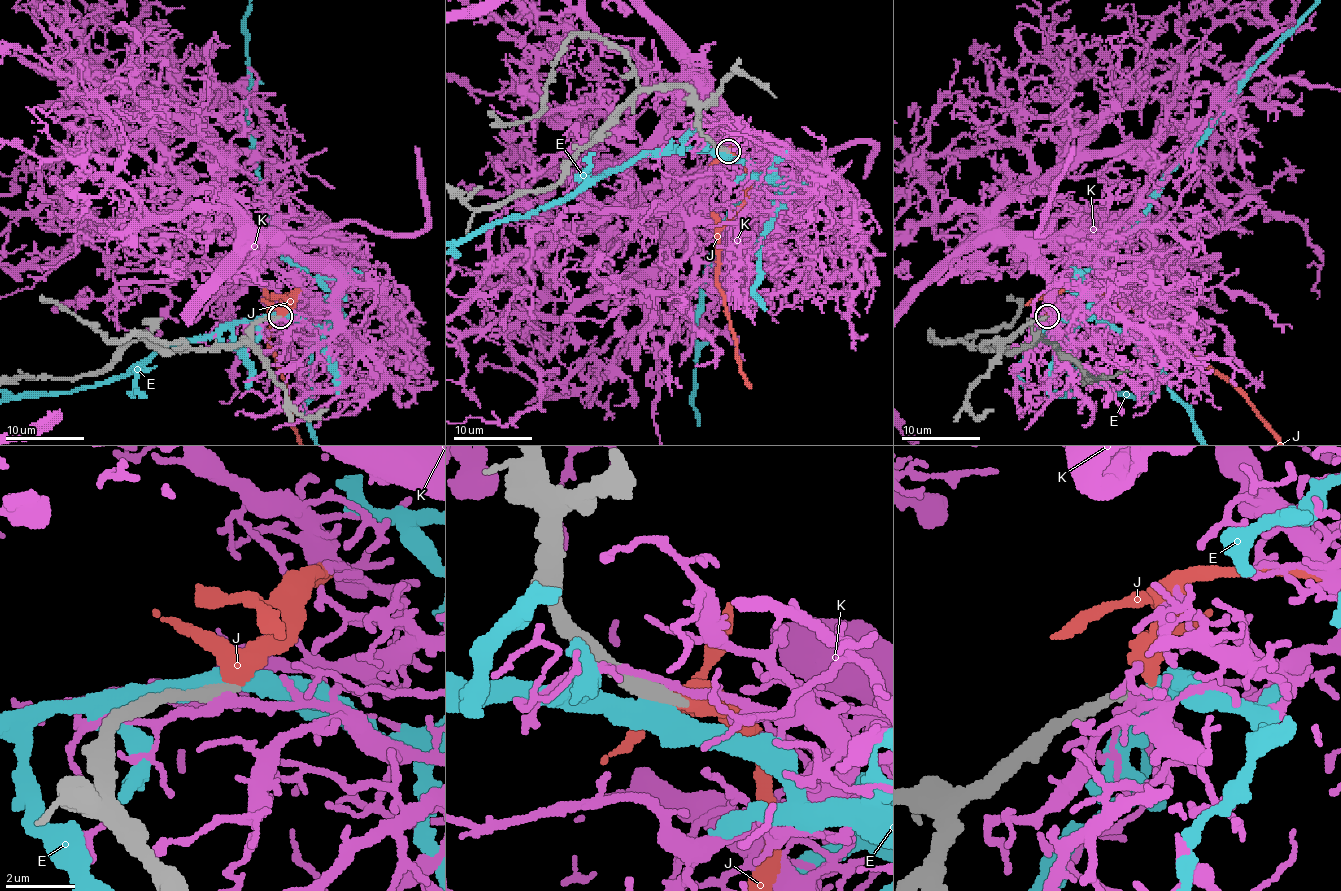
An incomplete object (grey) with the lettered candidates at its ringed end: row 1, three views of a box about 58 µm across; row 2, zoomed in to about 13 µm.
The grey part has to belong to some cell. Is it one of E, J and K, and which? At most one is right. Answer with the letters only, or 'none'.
J

